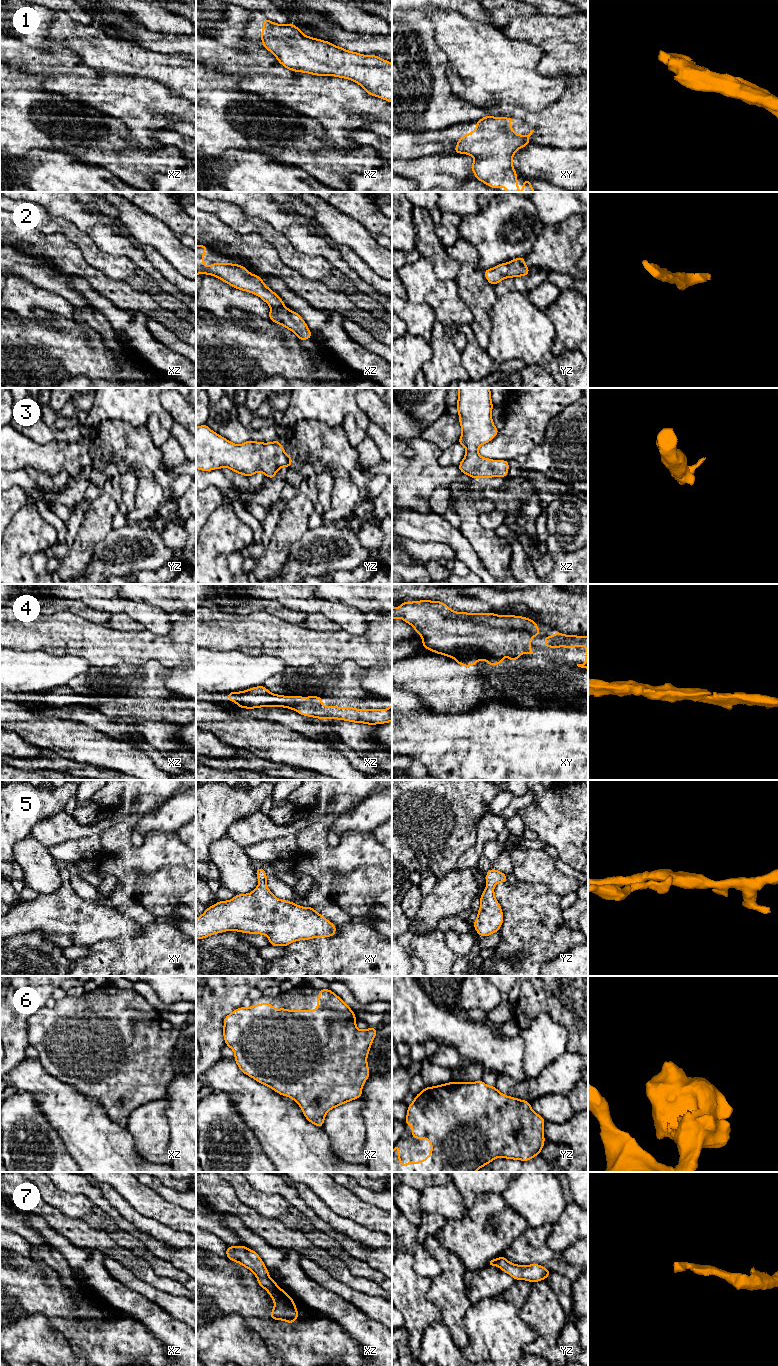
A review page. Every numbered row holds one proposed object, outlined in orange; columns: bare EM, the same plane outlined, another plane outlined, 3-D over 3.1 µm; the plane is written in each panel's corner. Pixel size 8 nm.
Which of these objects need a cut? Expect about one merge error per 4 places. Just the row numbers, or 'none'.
none

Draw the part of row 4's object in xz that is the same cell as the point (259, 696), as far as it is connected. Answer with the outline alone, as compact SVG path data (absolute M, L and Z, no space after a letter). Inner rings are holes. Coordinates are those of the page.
M263 685L240 692L227 693L228 701L234 701L239 708L254 709L260 707L284 707L297 711L299 714L318 719L338 719L368 725L392 722L392 703L389 709L356 709L353 707L323 706L319 696L283 696L271 693Z

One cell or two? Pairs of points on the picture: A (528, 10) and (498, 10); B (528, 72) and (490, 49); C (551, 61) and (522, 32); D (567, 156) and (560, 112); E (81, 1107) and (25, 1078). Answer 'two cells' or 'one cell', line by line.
A: one cell
B: one cell
C: one cell
D: two cells
E: one cell

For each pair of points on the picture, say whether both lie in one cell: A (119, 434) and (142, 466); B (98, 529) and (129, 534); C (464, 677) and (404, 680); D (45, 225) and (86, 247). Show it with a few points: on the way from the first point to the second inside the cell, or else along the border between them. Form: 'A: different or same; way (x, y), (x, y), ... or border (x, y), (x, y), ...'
A: same; way (119, 443), (119, 448), (133, 462)
B: different; border (112, 528), (97, 544), (95, 549)
C: same; way (449, 684), (430, 684), (424, 680), (419, 680)
D: same; way (55, 225), (67, 228), (76, 237)

